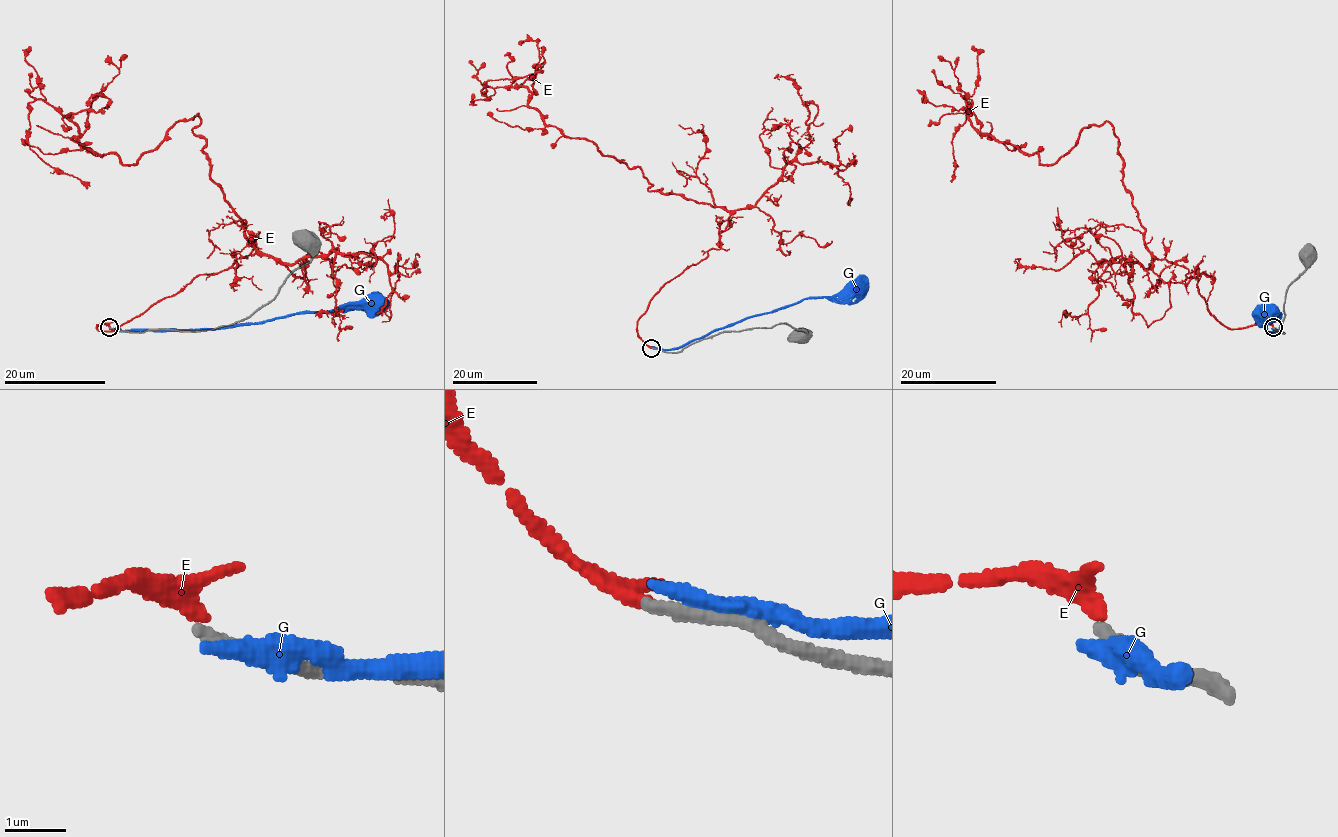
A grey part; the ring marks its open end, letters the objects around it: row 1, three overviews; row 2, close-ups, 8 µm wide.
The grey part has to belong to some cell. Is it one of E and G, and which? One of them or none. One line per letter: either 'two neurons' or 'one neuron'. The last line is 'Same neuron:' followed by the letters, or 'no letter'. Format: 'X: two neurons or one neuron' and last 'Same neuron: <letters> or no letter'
E: two neurons
G: two neurons
Same neuron: no letter

